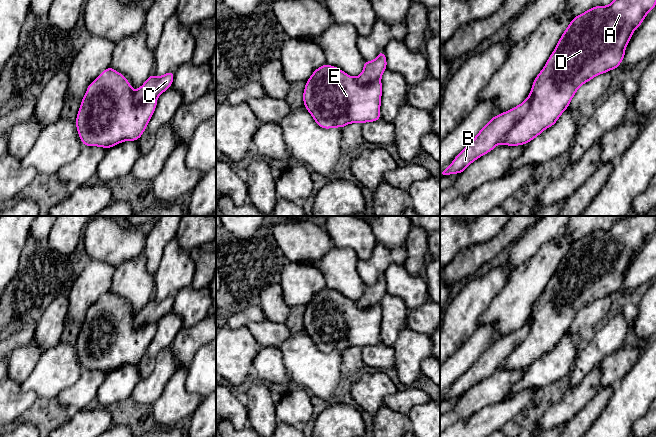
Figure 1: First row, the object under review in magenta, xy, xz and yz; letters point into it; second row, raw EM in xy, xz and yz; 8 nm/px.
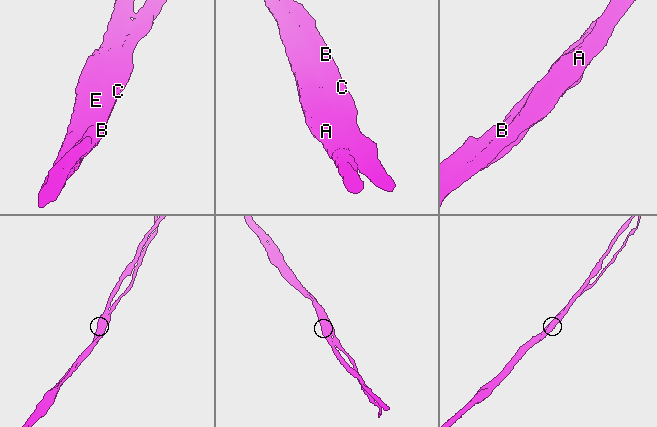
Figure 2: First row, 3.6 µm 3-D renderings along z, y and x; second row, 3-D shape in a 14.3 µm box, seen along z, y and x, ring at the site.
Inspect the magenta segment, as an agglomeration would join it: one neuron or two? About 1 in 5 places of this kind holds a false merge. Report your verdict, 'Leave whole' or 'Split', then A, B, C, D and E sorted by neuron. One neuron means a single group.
Leave whole. Groups: A B C D E

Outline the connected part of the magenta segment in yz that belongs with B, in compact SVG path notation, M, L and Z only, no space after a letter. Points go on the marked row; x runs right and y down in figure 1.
M613 0L608 6L594 6L573 17L544 68L534 79L530 94L524 102L494 116L442 174L460 175L471 163L492 151L500 143L507 146L524 145L545 129L552 127L568 108L580 86L597 75L619 67L633 32L655 6L656 0Z

